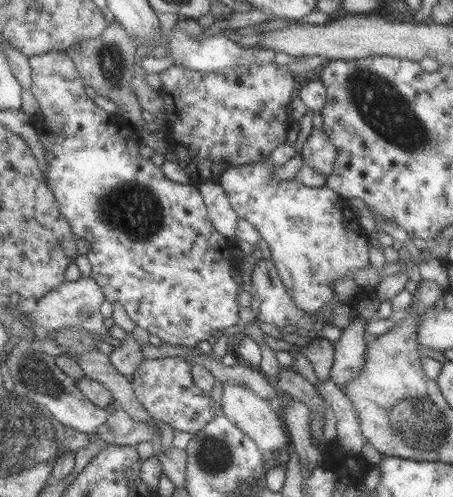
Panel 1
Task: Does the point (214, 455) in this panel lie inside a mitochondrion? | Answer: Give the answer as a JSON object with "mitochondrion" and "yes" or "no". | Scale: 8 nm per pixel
{"mitochondrion":"yes"}

